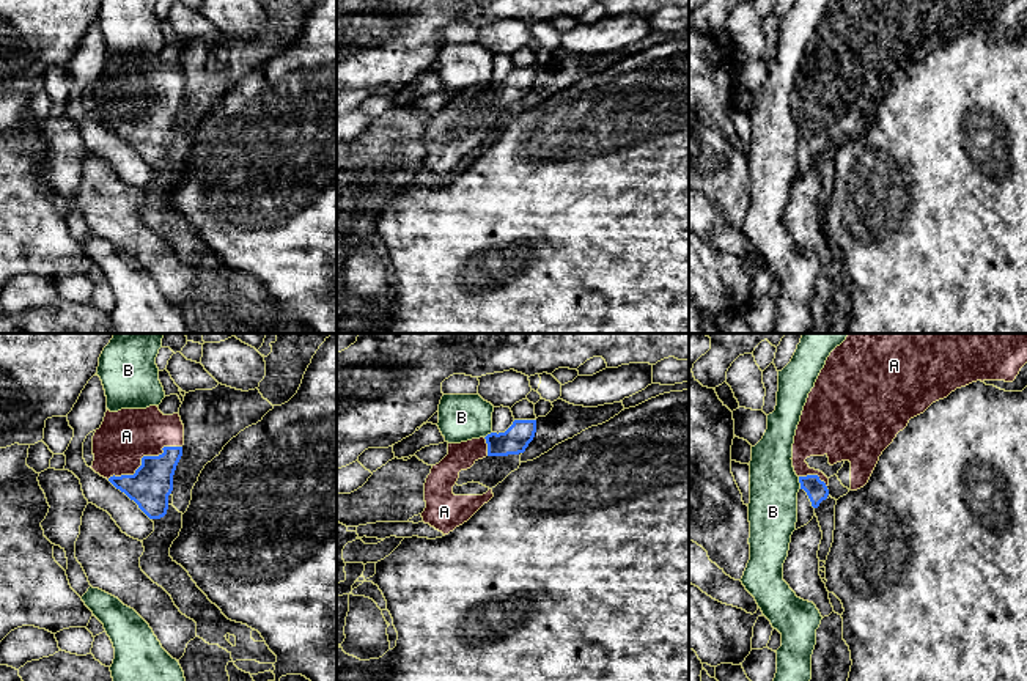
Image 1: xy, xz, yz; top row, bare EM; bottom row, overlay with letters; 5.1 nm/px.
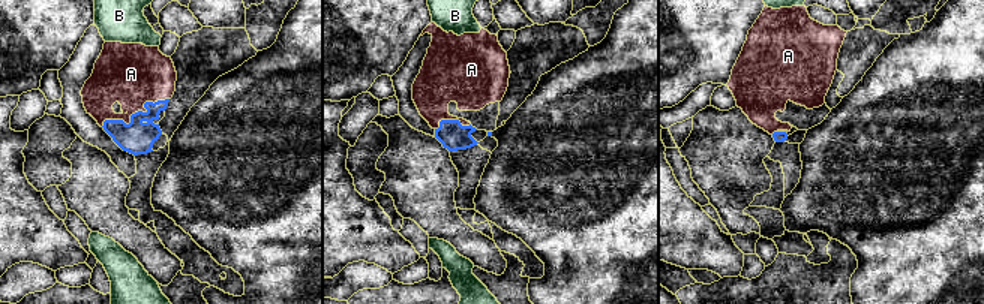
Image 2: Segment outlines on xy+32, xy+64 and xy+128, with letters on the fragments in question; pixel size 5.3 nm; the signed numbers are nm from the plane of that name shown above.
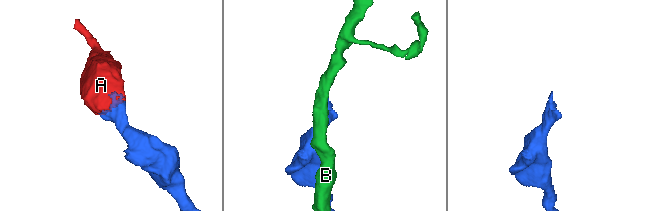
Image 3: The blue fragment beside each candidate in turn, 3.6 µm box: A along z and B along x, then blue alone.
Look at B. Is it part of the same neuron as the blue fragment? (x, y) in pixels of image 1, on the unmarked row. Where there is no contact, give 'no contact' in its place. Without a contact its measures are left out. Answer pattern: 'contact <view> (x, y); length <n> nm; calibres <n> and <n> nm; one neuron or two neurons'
contact yz (799, 129); length 70 nm; calibres 110 and 260 nm; two neurons

